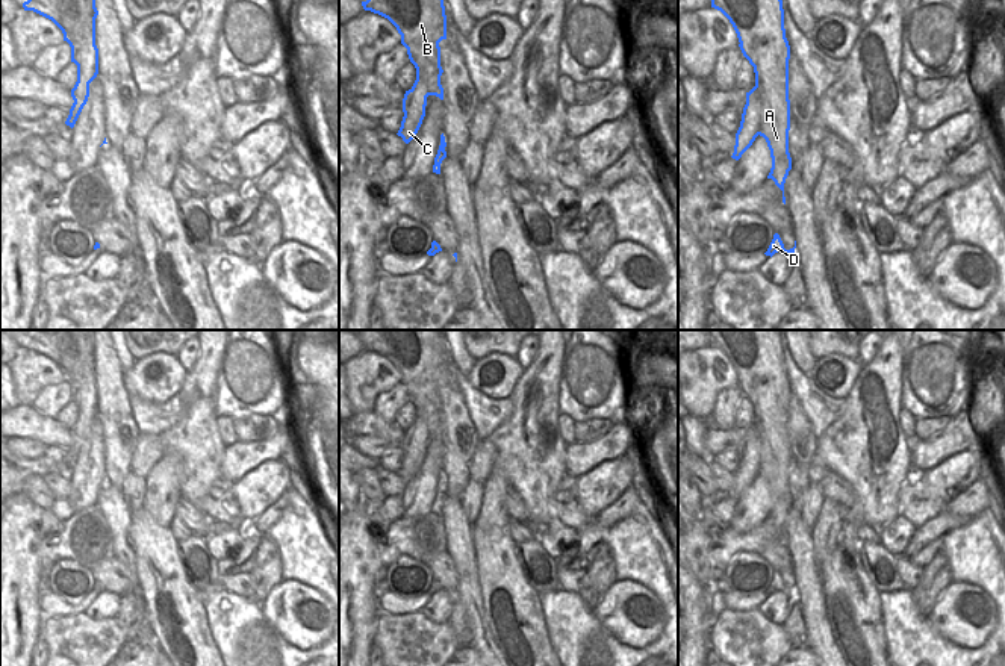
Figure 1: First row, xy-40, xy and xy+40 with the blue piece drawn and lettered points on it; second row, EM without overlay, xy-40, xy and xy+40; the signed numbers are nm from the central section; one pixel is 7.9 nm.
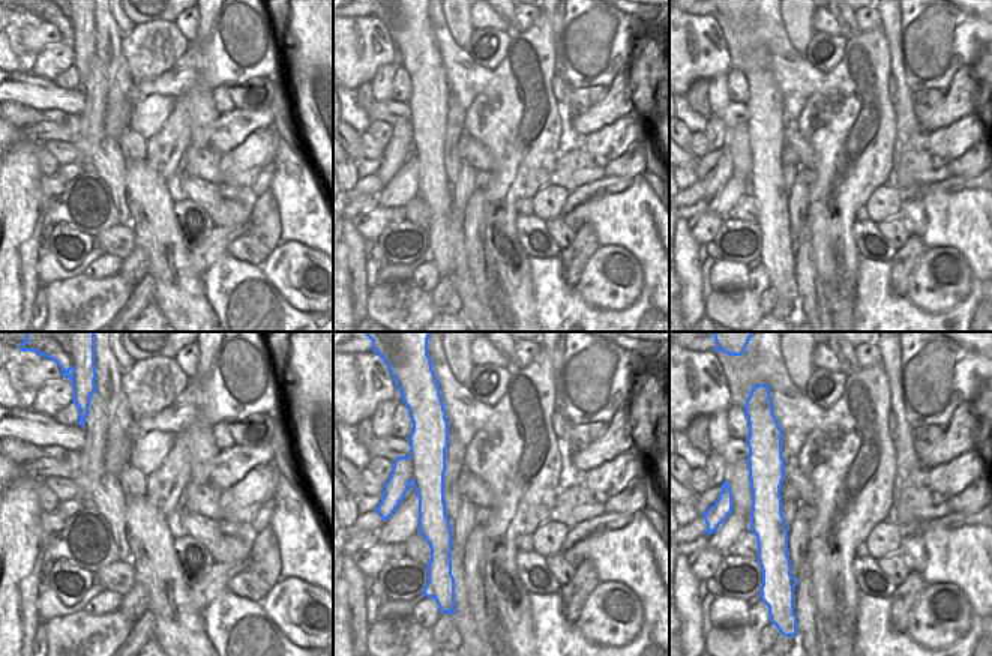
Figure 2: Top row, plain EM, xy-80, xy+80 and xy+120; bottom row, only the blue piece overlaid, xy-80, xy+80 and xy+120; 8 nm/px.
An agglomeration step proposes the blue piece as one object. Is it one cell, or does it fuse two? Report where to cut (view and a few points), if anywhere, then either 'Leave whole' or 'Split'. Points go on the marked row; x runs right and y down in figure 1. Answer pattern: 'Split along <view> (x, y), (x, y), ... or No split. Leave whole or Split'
Split along xy+40 (748, 93), (752, 102), (760, 103), (760, 133). Split

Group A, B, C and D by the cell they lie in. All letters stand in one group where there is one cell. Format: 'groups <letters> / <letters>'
groups A B D / C

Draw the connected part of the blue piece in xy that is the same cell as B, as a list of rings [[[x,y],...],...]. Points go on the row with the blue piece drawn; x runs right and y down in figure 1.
[[[366,0],[362,6],[387,18],[401,35],[401,44],[416,68],[410,100],[427,101],[428,95],[443,100],[439,47],[446,39],[443,0]]]

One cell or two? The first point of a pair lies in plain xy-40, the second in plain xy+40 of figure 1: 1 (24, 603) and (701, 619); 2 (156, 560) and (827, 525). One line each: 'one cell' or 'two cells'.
1: one cell
2: two cells

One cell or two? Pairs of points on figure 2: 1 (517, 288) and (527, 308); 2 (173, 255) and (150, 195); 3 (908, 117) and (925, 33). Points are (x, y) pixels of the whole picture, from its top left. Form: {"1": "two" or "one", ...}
{"1": "one", "2": "one", "3": "two"}

